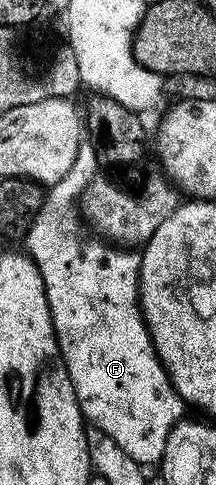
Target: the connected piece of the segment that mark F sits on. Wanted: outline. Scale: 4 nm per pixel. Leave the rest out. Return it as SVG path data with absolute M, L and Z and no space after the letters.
M81 142L70 173L47 188L42 209L28 234L23 236L22 247L38 265L38 273L42 273L60 355L64 358L85 420L106 433L106 437L112 438L122 448L122 453L129 455L136 463L156 465L164 457L170 433L185 418L186 404L161 365L148 326L143 323L144 313L140 310L140 255L135 250L121 249L95 238L84 240L80 232L82 212L78 200L97 175L96 149L91 142Z

